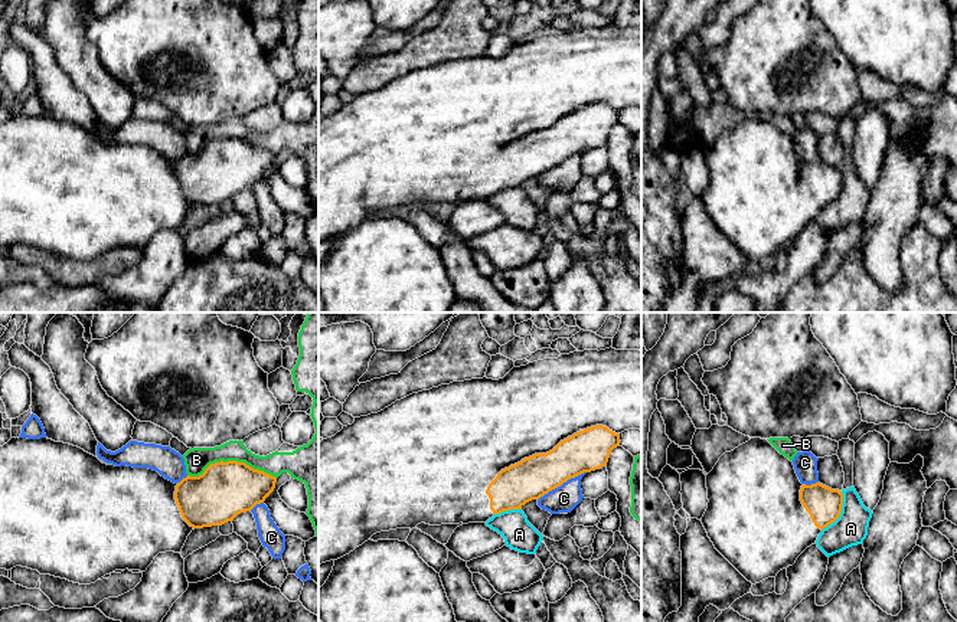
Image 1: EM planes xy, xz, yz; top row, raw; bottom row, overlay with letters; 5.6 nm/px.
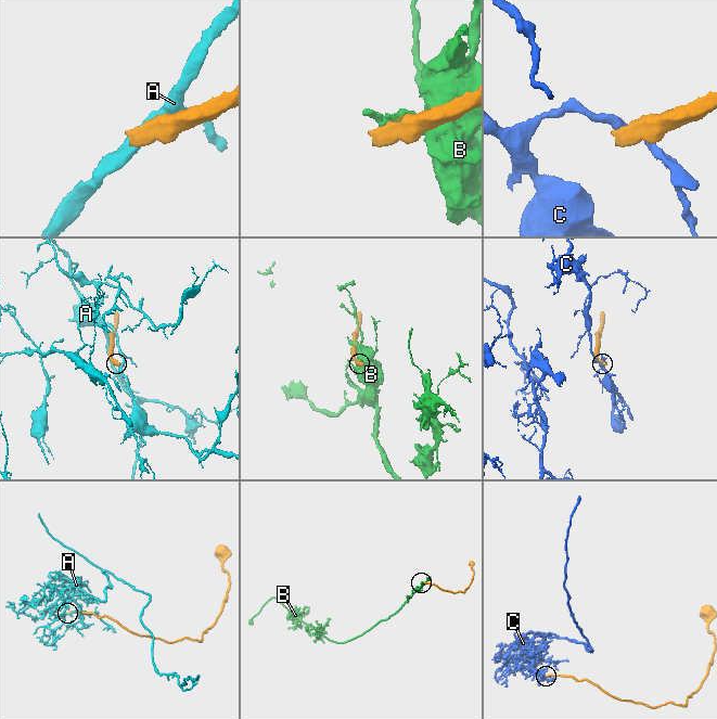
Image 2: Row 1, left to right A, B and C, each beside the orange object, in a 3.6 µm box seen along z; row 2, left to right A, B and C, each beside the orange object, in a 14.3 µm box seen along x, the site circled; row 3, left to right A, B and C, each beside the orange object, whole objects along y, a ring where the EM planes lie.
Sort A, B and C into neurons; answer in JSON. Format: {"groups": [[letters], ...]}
{"groups": [["A"], ["B"], ["C"]]}

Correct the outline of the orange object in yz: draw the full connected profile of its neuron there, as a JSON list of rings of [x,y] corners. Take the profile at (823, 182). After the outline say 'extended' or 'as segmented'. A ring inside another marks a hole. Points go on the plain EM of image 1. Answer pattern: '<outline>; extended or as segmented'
[[[761,115],[725,130],[706,153],[706,166],[709,180],[700,199],[708,215],[752,262],[793,243],[822,207],[839,196],[843,183],[842,168],[820,160],[801,161],[793,140]]]; extended

